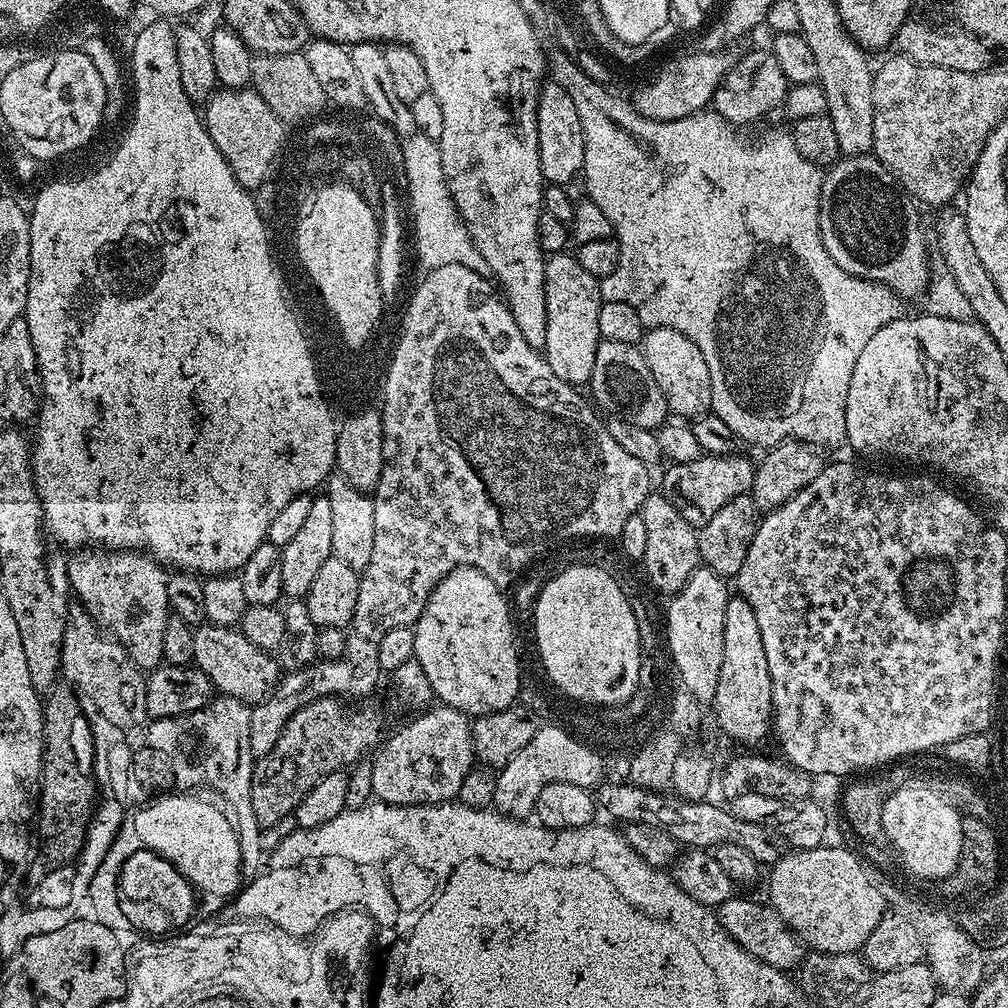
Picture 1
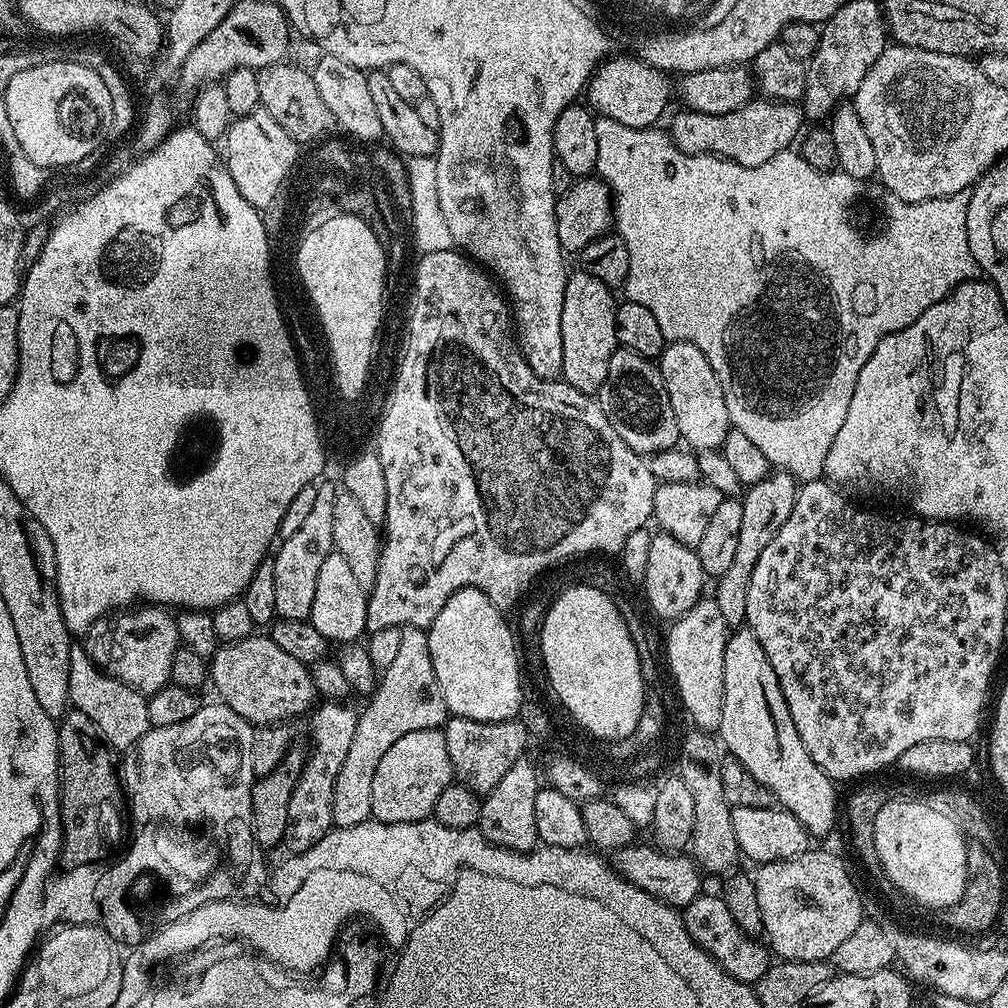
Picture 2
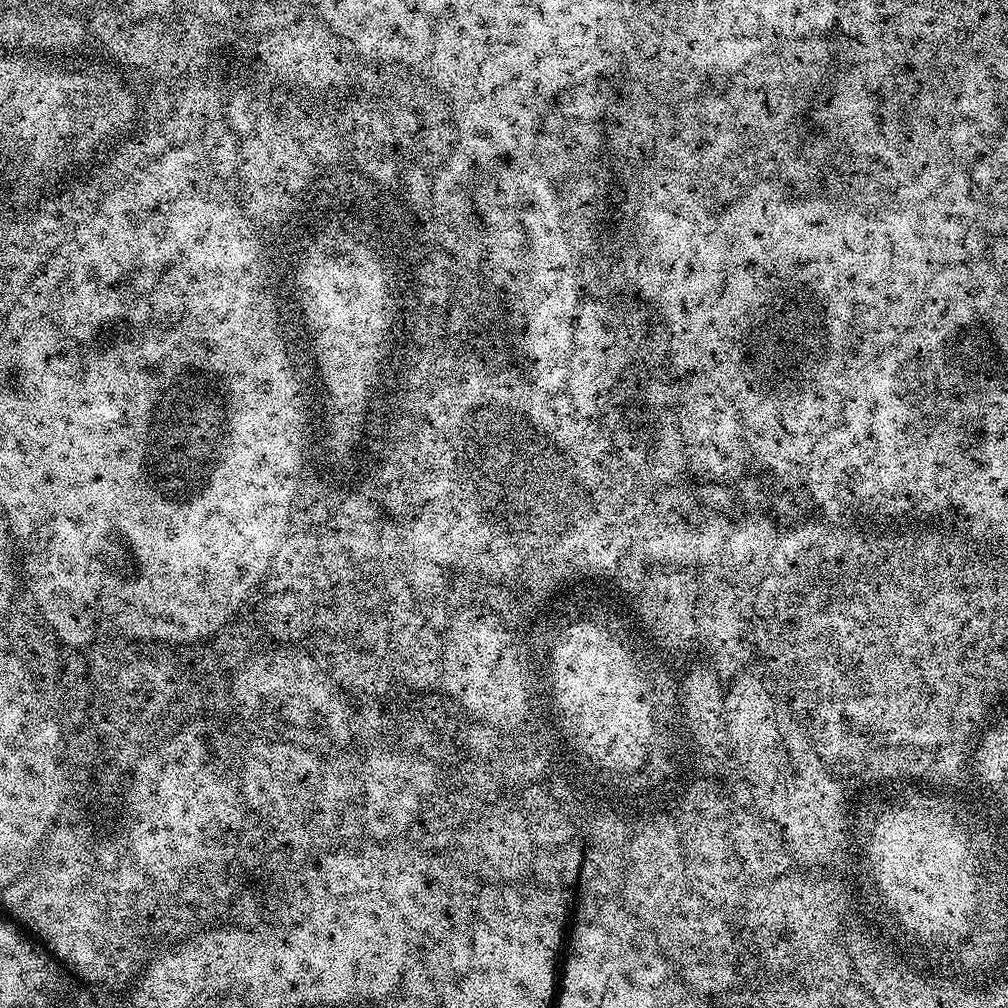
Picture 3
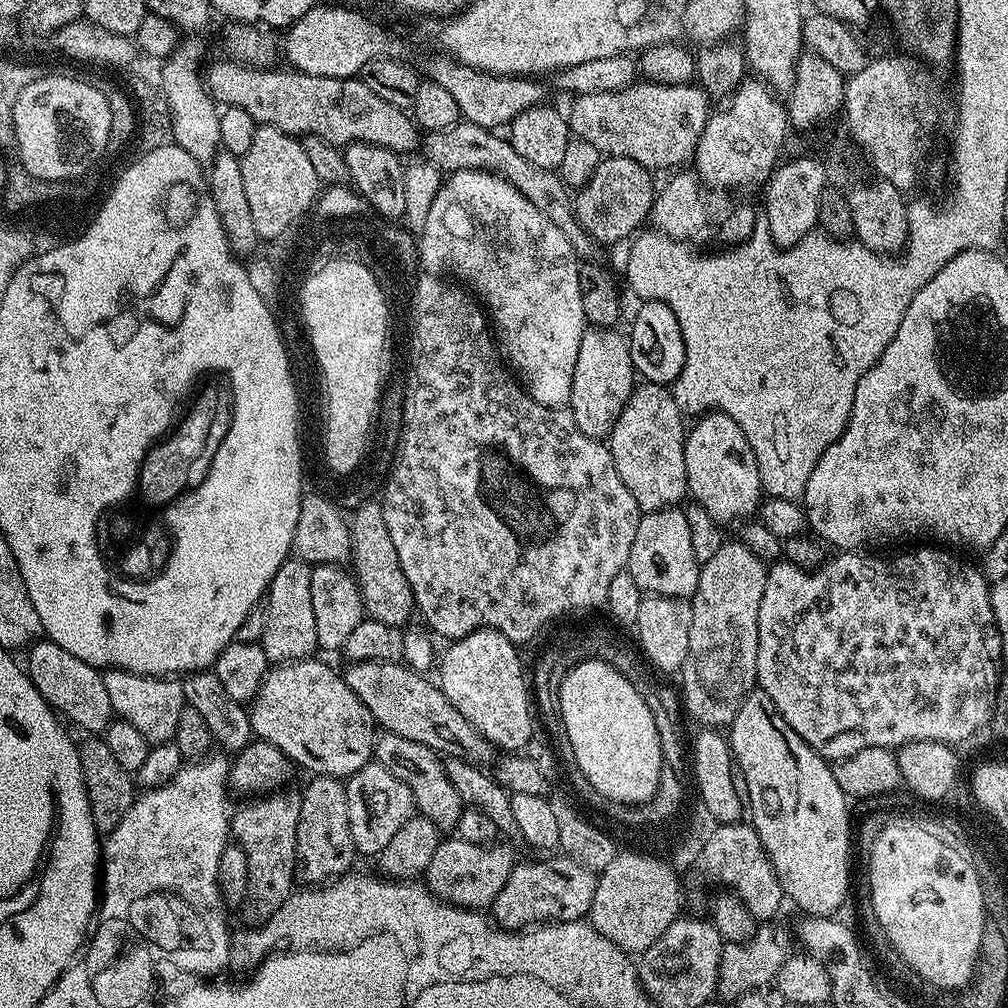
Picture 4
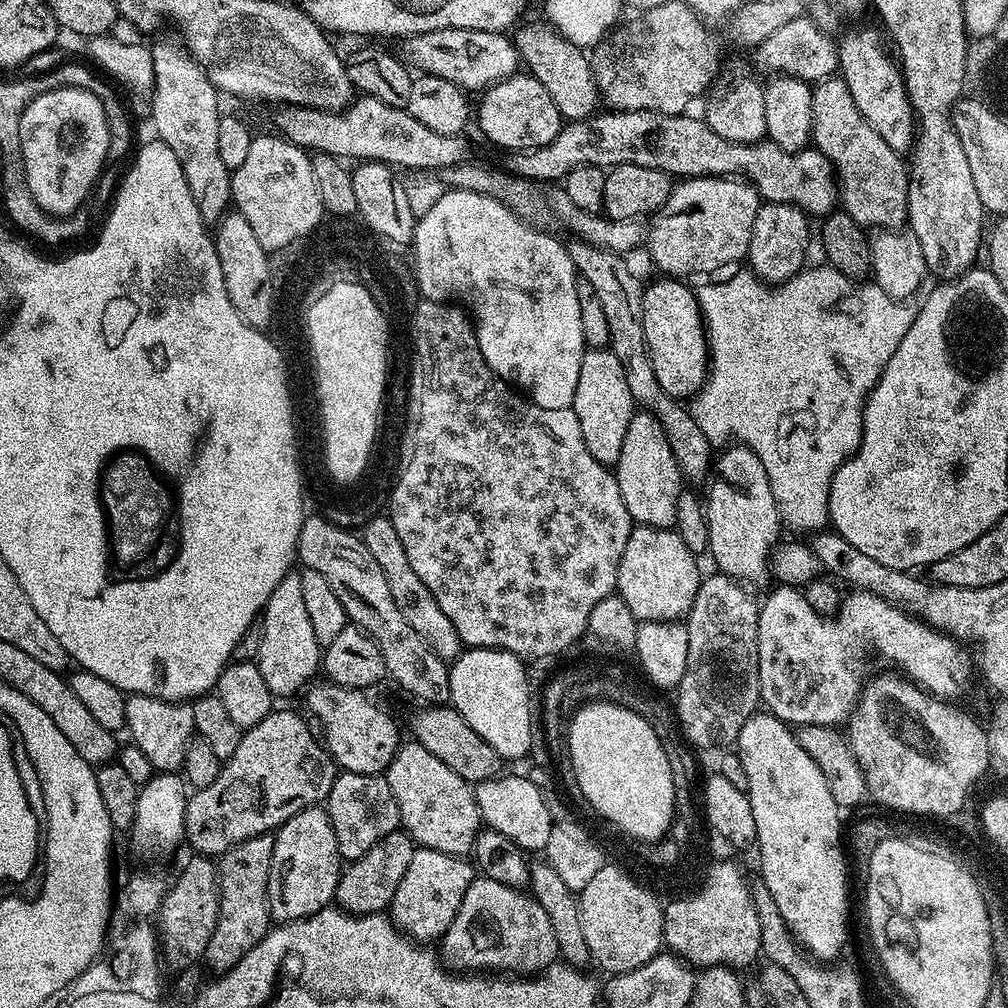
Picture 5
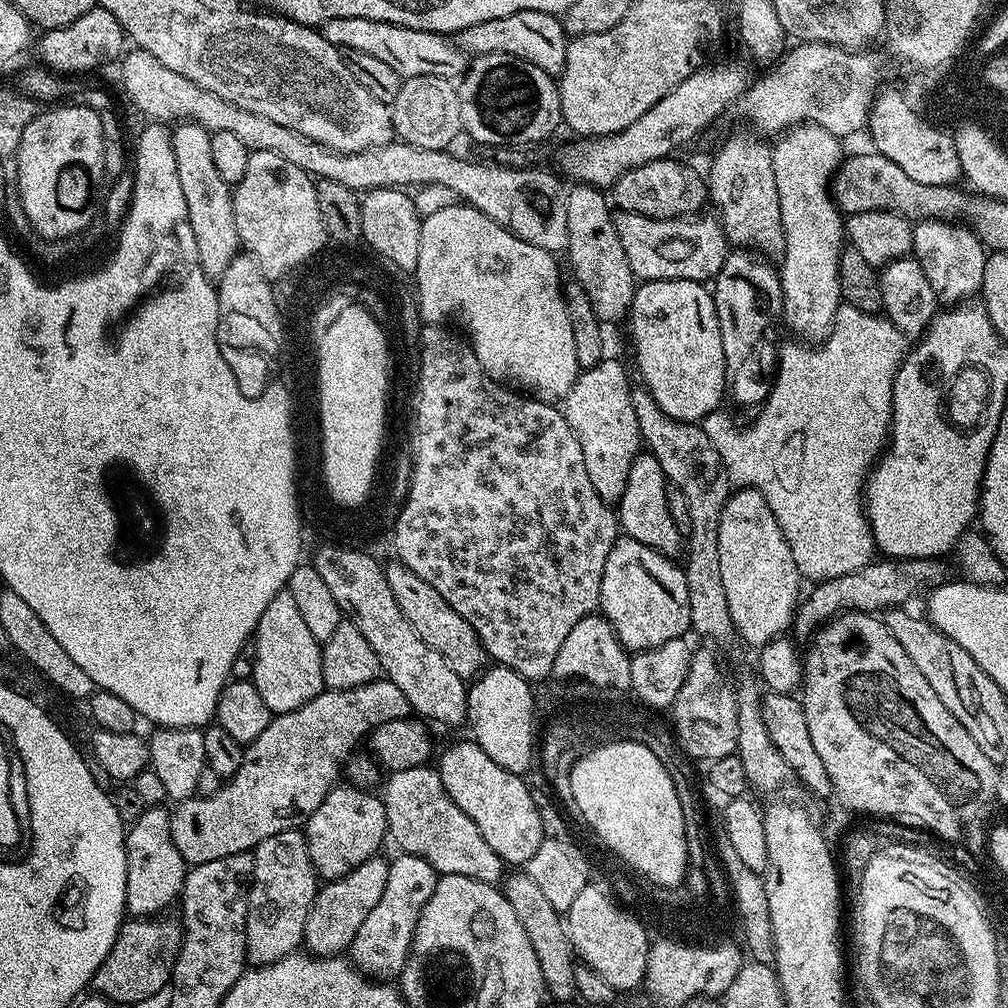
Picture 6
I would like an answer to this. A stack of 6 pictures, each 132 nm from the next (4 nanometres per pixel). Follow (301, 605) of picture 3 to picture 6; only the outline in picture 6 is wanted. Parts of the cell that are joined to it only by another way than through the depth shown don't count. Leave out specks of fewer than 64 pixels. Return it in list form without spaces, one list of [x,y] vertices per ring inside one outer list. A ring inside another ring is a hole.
[[[288,591],[279,592],[270,598],[270,606],[262,610],[262,618],[256,627],[254,644],[255,640],[256,654],[251,657],[251,682],[273,714],[298,710],[319,692],[325,691],[321,641],[316,640],[310,630],[306,630],[306,621]]]

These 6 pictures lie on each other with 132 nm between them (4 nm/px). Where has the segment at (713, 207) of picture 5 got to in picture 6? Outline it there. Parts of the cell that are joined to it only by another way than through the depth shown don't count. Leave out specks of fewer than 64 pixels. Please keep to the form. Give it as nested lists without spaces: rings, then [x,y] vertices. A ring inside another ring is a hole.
[[[637,212],[615,213],[618,242],[622,242],[622,250],[626,250],[626,262],[630,262],[630,270],[637,281],[645,280],[698,280],[711,281],[722,270],[722,262],[730,251],[728,239],[720,227],[720,221],[715,215],[693,214],[681,216],[678,220],[659,220],[643,216]]]

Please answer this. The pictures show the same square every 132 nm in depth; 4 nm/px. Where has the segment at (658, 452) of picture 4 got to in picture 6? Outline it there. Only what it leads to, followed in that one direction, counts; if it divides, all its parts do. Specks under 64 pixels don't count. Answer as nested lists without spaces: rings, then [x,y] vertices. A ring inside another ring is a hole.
[[[644,450],[634,458],[630,466],[630,478],[626,478],[626,490],[622,490],[622,498],[618,502],[618,524],[623,535],[634,538],[654,550],[658,550],[664,556],[675,557],[676,551],[681,551],[682,534],[678,526],[674,526],[674,518],[670,518],[670,510],[666,506],[666,494],[669,490],[669,483],[664,475],[662,466],[658,466],[658,458],[654,458],[652,453]]]

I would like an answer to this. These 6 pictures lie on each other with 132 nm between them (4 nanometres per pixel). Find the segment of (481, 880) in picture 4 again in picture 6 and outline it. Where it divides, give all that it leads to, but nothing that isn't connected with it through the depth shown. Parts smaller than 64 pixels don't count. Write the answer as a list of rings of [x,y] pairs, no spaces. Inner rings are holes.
[[[406,852],[391,857],[382,898],[378,898],[378,906],[374,906],[374,910],[366,914],[366,922],[362,922],[350,949],[351,963],[359,968],[365,977],[383,982],[399,977],[412,945],[420,912],[430,894],[434,894],[437,879],[438,874],[430,866],[430,862],[414,854]]]

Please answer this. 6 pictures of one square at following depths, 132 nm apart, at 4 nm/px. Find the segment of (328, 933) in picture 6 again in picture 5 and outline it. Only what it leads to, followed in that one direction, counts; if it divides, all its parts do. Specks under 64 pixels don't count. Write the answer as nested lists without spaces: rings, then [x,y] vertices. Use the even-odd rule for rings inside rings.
[[[397,830],[386,834],[386,838],[366,850],[362,858],[351,861],[341,871],[335,903],[353,916],[383,913],[391,905],[398,890],[398,882],[402,882],[402,874],[406,874],[406,866],[410,866],[410,858],[414,858],[416,849],[417,845],[407,832]]]

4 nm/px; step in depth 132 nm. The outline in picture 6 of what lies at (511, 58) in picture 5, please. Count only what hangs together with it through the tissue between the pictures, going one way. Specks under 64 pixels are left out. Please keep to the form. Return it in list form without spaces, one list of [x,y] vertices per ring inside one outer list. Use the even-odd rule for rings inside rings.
[[[330,18],[319,25],[319,32],[341,50],[362,50],[373,58],[387,62],[402,78],[410,76],[447,76],[459,78],[464,75],[466,54],[447,35],[426,30],[403,28],[390,22],[374,22],[374,18]]]

